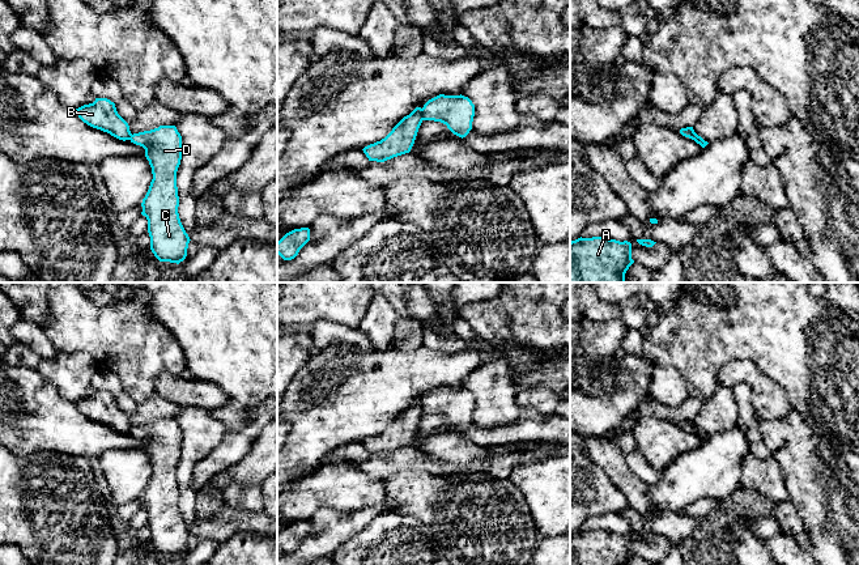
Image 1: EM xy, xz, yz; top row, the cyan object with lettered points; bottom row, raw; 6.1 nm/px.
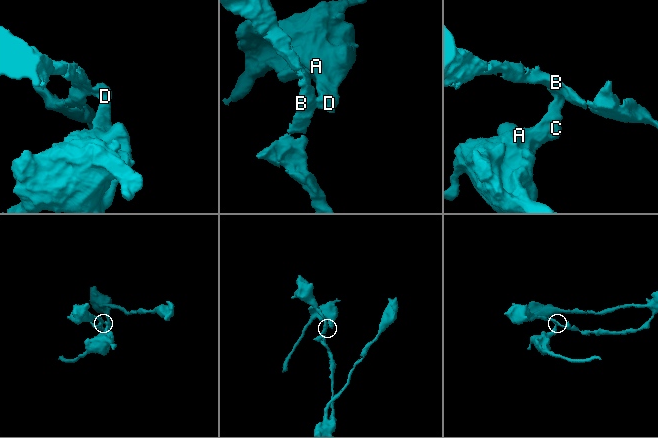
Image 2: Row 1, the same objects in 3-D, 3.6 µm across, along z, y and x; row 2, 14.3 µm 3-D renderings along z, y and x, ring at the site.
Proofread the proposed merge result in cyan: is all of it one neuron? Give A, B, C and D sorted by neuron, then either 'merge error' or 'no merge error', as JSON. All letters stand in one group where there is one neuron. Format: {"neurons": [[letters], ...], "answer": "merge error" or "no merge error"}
{"neurons": [["A", "C", "D"], ["B"]], "answer": "merge error"}

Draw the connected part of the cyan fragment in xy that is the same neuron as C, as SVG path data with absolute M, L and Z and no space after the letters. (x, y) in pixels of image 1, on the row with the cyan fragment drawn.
M175 126L133 133L131 143L145 149L153 179L143 199L150 250L160 262L179 264L187 256L190 237L178 213L177 171L182 160L182 136Z

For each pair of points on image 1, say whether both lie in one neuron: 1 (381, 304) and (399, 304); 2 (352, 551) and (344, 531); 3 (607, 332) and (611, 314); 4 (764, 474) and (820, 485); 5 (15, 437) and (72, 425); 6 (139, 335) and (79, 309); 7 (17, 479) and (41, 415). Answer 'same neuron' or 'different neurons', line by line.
1: different neurons
2: different neurons
3: different neurons
4: different neurons
5: same neuron
6: same neuron
7: different neurons

